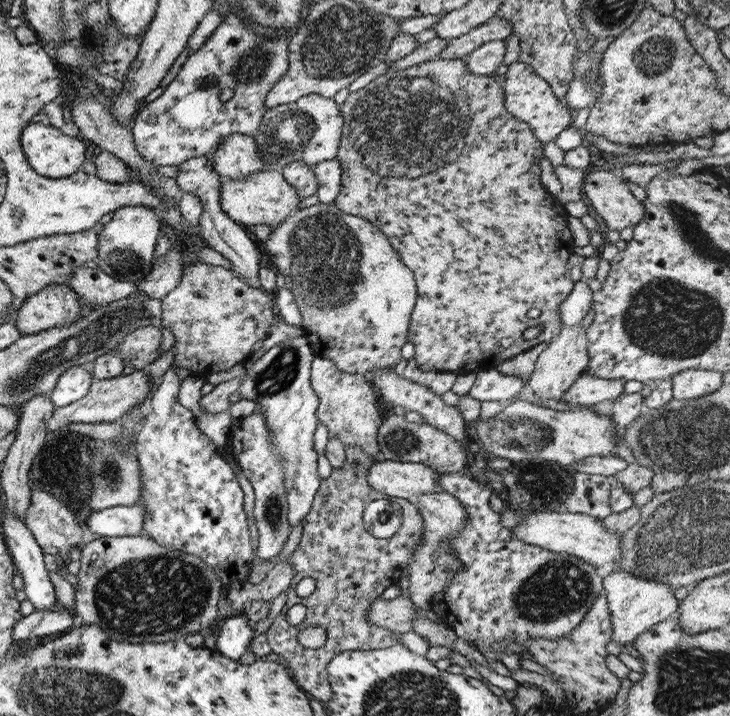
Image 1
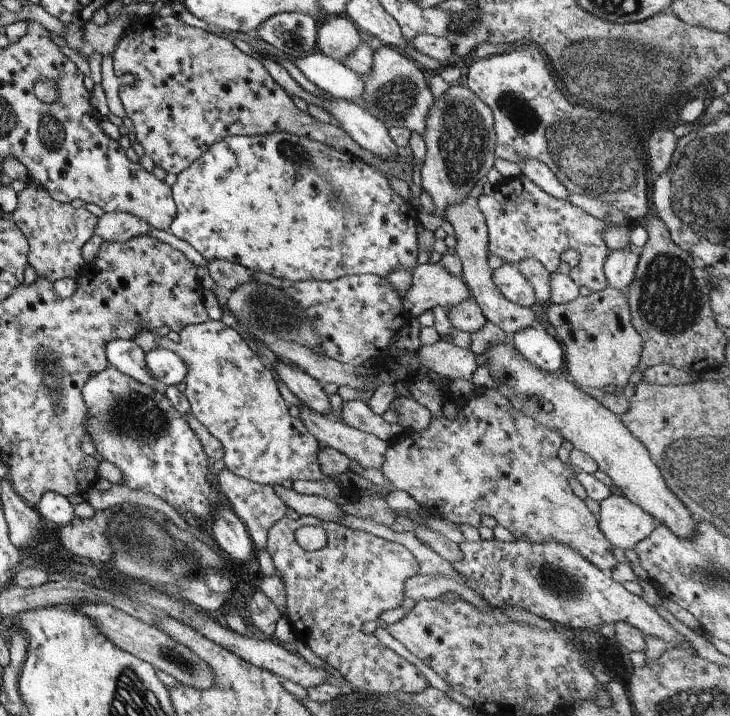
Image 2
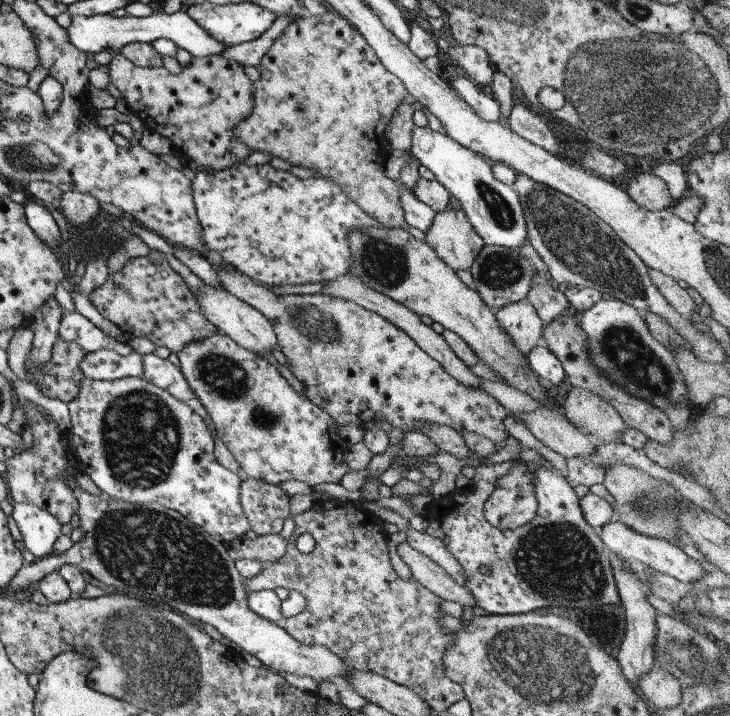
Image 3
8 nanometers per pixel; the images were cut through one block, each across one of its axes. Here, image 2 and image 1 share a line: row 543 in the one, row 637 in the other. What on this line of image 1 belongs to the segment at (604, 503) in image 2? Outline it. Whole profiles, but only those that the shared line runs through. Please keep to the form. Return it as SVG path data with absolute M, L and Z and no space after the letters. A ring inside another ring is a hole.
M615 570L602 579L602 590L607 602L608 616L610 617L610 639L617 642L620 650L624 651L627 646L643 635L651 626L664 622L667 618L675 616L680 602L672 596L674 588L664 586L656 581L645 581L623 570Z

